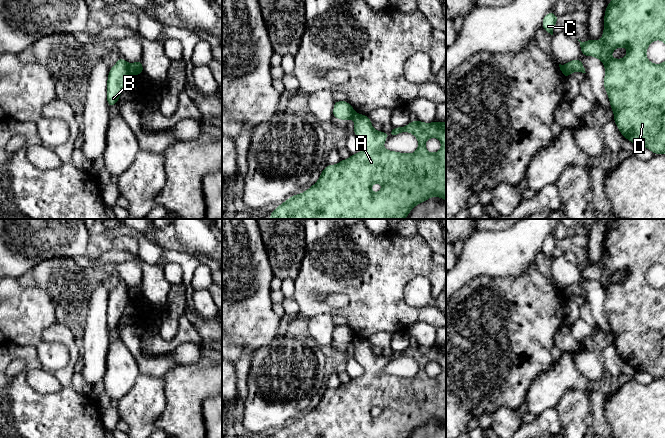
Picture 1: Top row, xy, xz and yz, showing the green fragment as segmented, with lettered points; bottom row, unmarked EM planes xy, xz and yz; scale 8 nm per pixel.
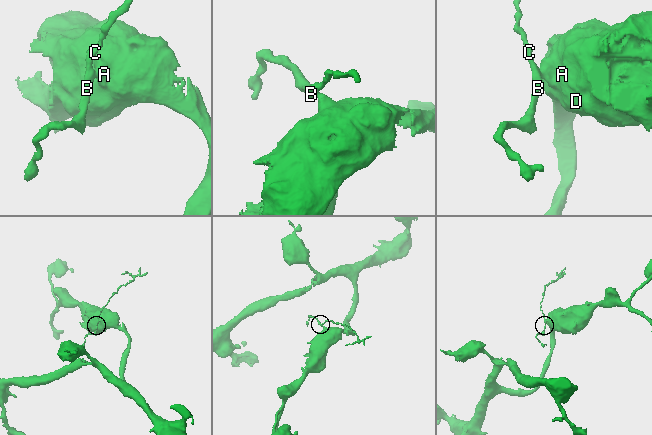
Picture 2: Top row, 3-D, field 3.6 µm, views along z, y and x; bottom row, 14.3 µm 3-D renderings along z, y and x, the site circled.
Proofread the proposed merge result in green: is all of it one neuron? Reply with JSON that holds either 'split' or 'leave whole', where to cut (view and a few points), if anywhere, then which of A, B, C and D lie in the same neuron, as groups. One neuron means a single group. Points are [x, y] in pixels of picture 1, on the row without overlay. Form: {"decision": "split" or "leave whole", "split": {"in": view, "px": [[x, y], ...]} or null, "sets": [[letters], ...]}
{"decision": "split", "split": {"in": "xy", "px": [[128, 288], [131, 300]]}, "sets": [["A", "D"], ["B", "C"]]}

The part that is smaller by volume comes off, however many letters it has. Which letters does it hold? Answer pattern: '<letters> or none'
B, C

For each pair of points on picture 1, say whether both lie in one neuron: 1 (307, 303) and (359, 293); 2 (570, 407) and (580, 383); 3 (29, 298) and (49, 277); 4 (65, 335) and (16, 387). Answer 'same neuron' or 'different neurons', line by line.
1: same neuron
2: different neurons
3: different neurons
4: same neuron

